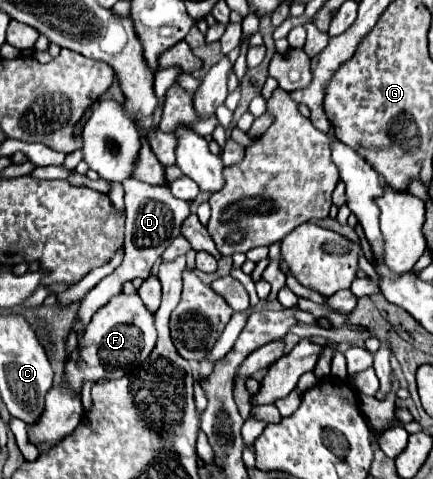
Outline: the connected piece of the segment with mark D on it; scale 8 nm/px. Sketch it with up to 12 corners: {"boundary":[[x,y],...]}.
{"boundary":[[123,181],[125,259],[87,293],[83,325],[125,281],[145,279],[189,203]]}

